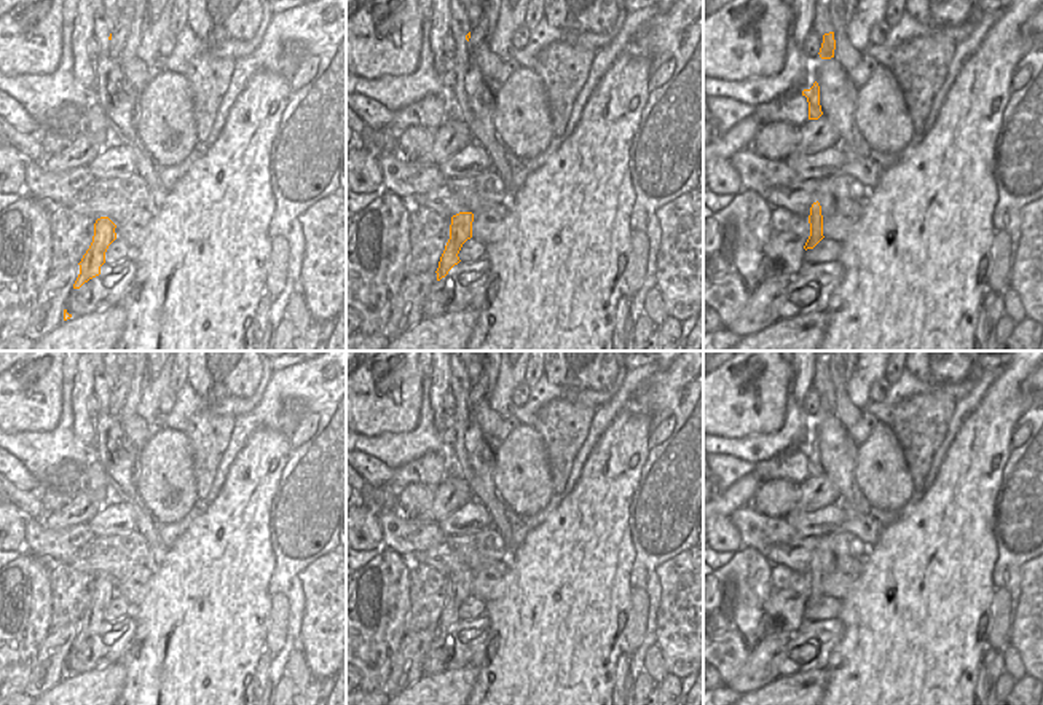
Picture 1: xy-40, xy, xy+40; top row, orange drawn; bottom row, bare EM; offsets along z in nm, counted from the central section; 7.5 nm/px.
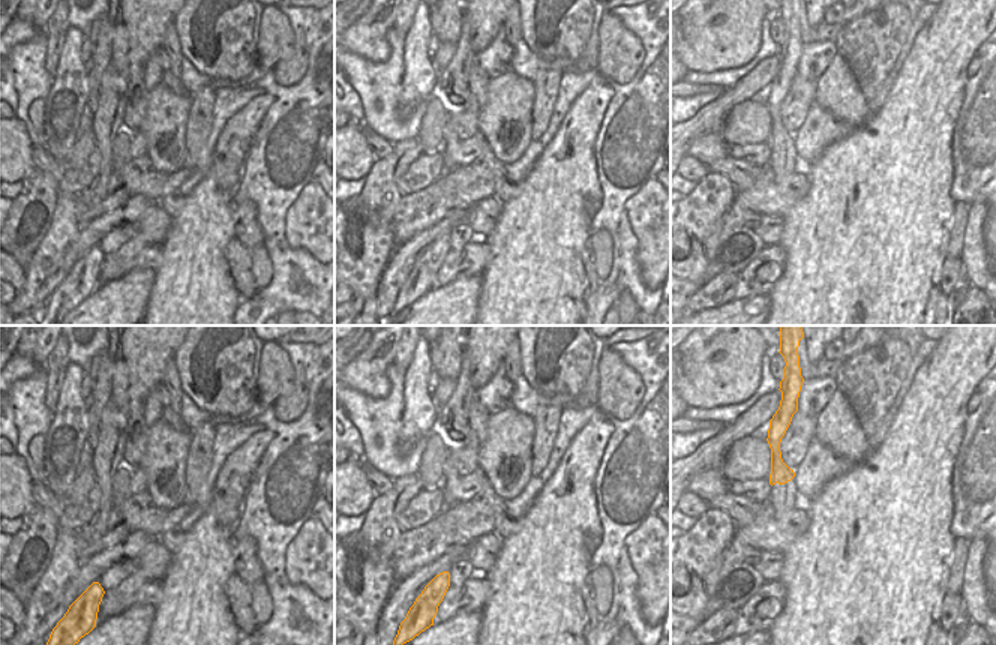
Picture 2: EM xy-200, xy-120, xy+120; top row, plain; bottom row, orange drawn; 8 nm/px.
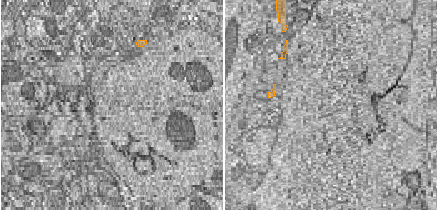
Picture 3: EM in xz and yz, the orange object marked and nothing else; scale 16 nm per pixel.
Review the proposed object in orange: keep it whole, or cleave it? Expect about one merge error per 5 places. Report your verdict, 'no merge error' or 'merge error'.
no merge error

